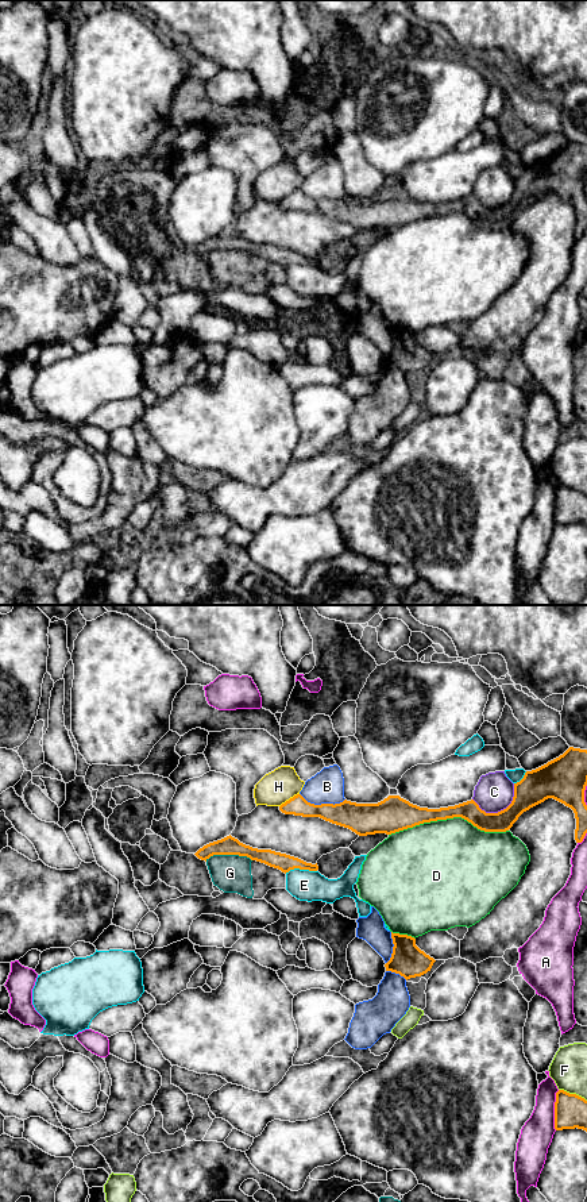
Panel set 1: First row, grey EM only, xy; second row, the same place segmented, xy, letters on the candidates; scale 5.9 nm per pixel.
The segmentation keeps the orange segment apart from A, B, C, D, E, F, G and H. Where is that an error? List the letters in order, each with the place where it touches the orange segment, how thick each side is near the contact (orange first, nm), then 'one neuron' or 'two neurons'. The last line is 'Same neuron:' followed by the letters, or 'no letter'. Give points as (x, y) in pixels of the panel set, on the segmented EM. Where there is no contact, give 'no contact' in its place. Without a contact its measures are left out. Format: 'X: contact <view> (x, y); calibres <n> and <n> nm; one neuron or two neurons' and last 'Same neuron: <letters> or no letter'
A: contact xy (555, 1110); calibres 190 and 190 nm; two neurons
B: contact xy (323, 804); calibres 190 and 200 nm; two neurons
C: contact xy (501, 811); calibres 190 and 220 nm; two neurons
D: contact xy (448, 817); calibres 150 and 480 nm; two neurons
E: contact xy (300, 869); calibres 100 and 180 nm; two neurons
F: contact xy (572, 1094); calibres 190 and 220 nm; two neurons
G: contact xy (228, 854); calibres 110 and 220 nm; two neurons
H: contact xy (290, 798); calibres 120 and 200 nm; two neurons
Same neuron: no letter

